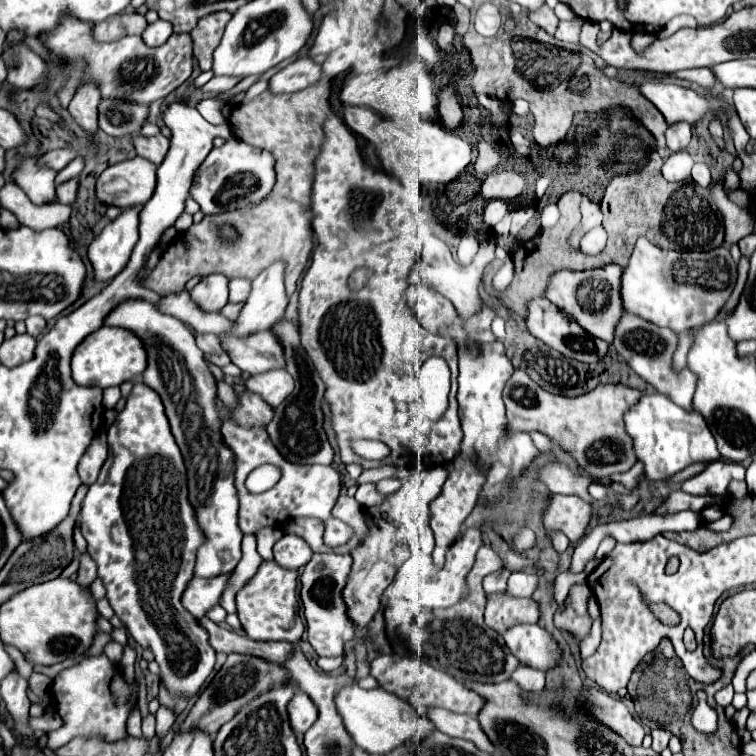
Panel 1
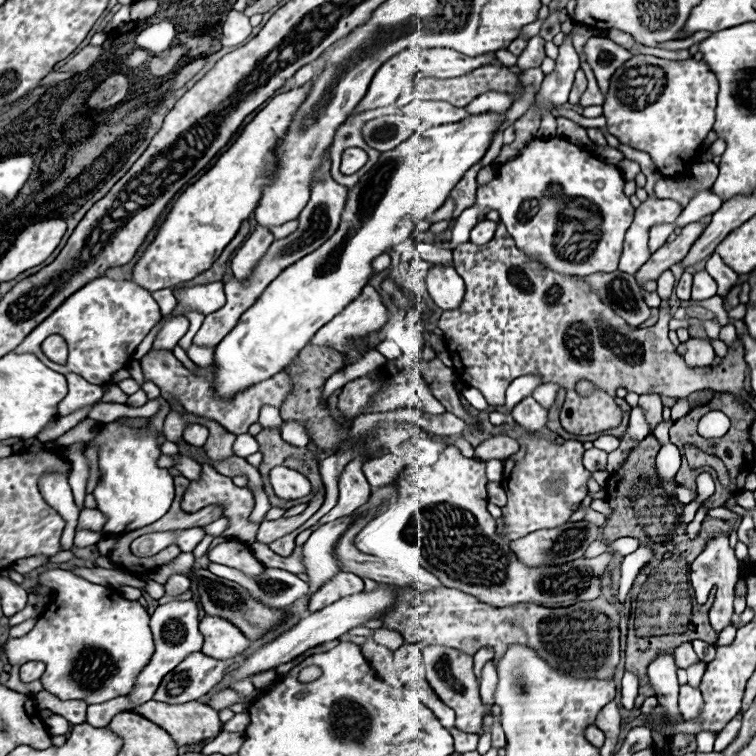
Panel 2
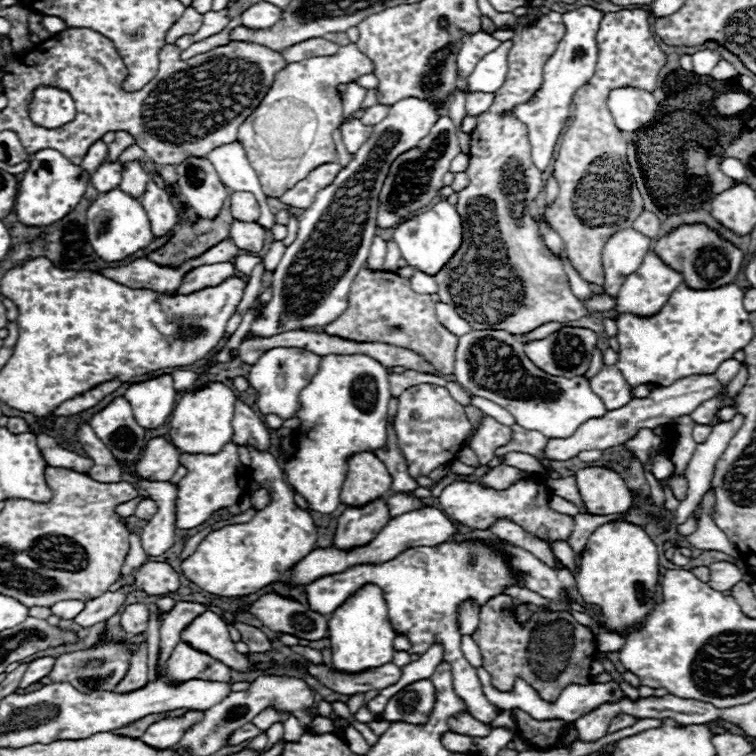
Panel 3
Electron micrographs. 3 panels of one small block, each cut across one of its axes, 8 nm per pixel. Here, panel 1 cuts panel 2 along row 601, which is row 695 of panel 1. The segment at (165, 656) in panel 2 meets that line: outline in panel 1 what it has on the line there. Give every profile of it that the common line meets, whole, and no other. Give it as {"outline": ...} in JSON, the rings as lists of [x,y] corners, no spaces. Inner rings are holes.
{"outline":[[[142,382],[134,384],[126,408],[108,430],[108,460],[82,502],[80,520],[88,552],[98,564],[98,576],[108,590],[106,596],[114,614],[122,620],[124,628],[138,644],[148,644],[154,660],[160,664],[160,676],[168,690],[172,694],[194,696],[214,670],[216,654],[206,640],[202,624],[184,610],[182,592],[194,578],[196,552],[206,538],[202,536],[202,528],[198,528],[194,506],[188,500],[186,468],[170,432],[164,404],[160,396]]]}

